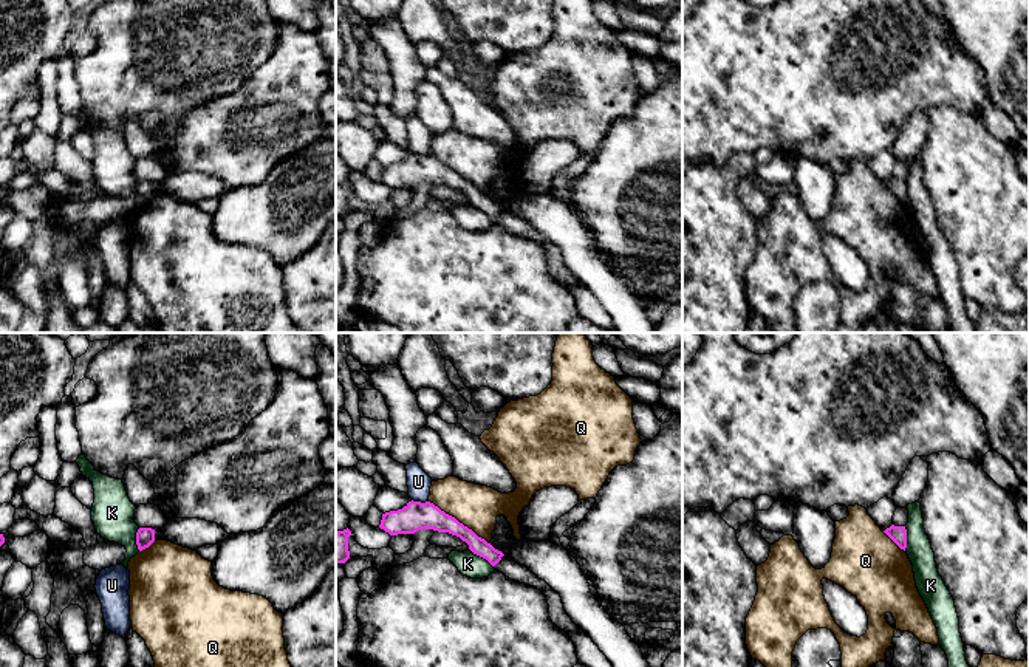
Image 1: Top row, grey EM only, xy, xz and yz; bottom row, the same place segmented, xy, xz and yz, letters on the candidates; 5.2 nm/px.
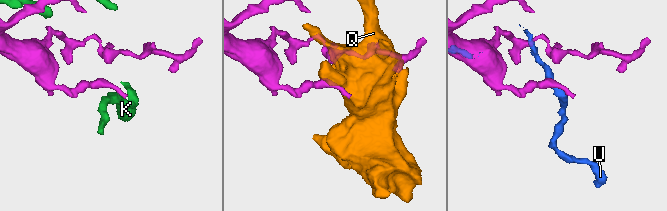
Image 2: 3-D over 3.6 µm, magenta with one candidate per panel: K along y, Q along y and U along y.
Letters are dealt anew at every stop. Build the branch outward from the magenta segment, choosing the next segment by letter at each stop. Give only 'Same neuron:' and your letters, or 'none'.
Same neuron: none

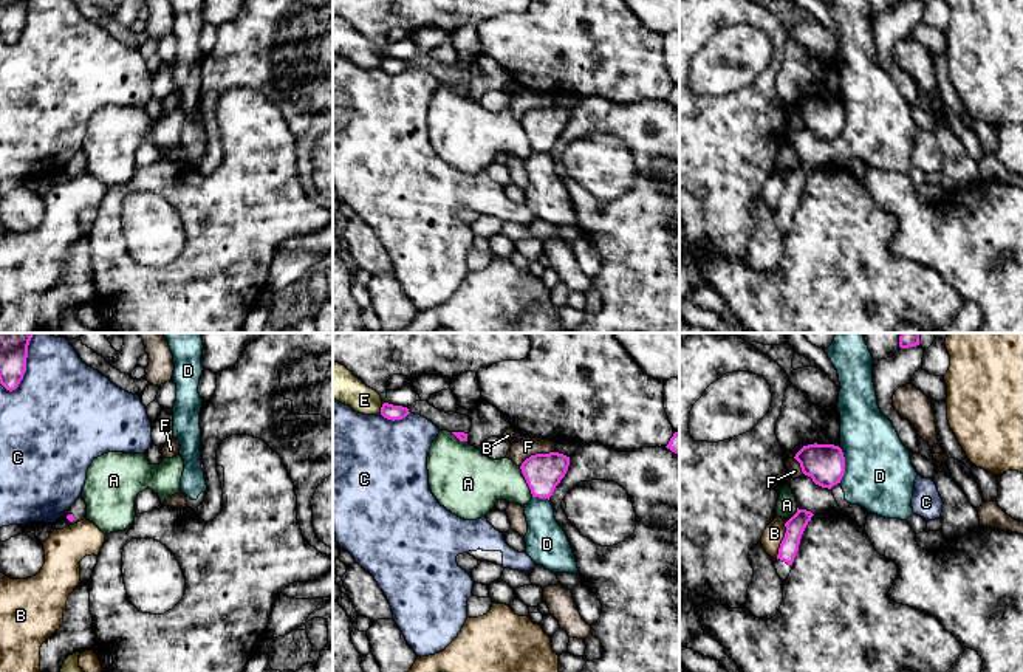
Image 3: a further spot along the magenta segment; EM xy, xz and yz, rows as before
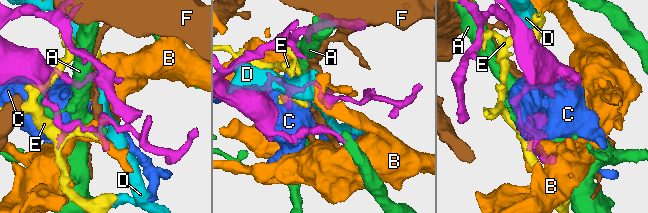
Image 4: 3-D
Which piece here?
Same neuron: none

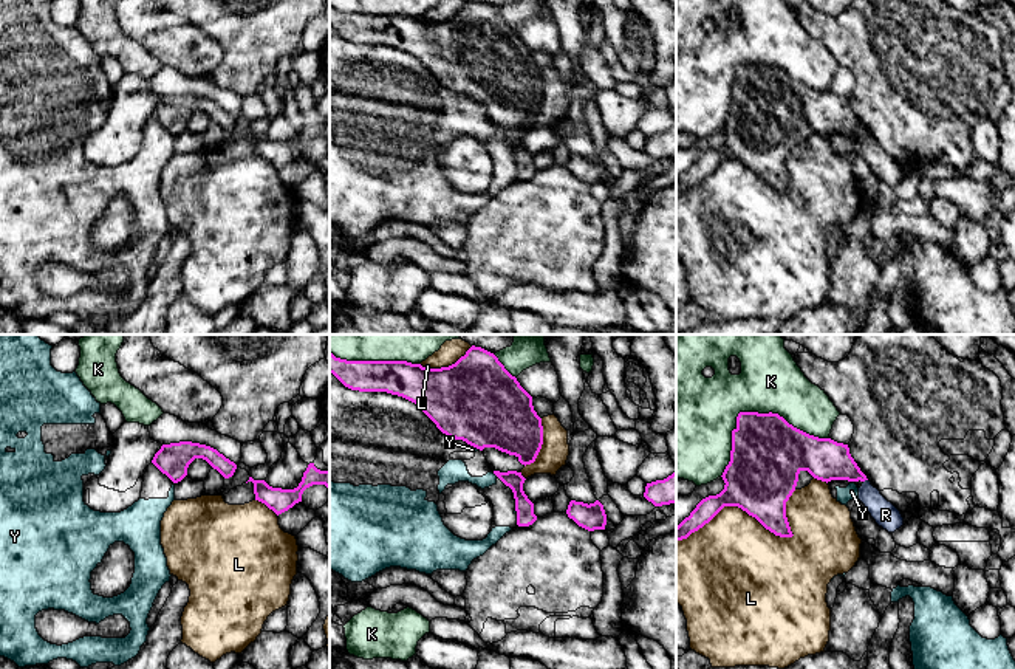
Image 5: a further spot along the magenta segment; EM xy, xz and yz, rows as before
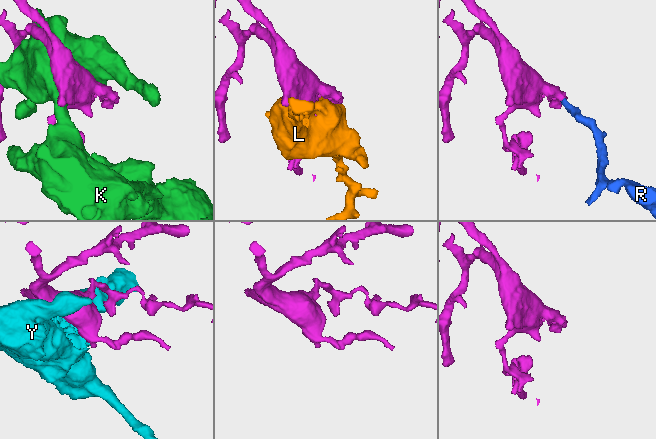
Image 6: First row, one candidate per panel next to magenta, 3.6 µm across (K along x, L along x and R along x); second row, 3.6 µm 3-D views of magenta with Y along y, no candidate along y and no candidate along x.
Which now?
Same neuron: R

